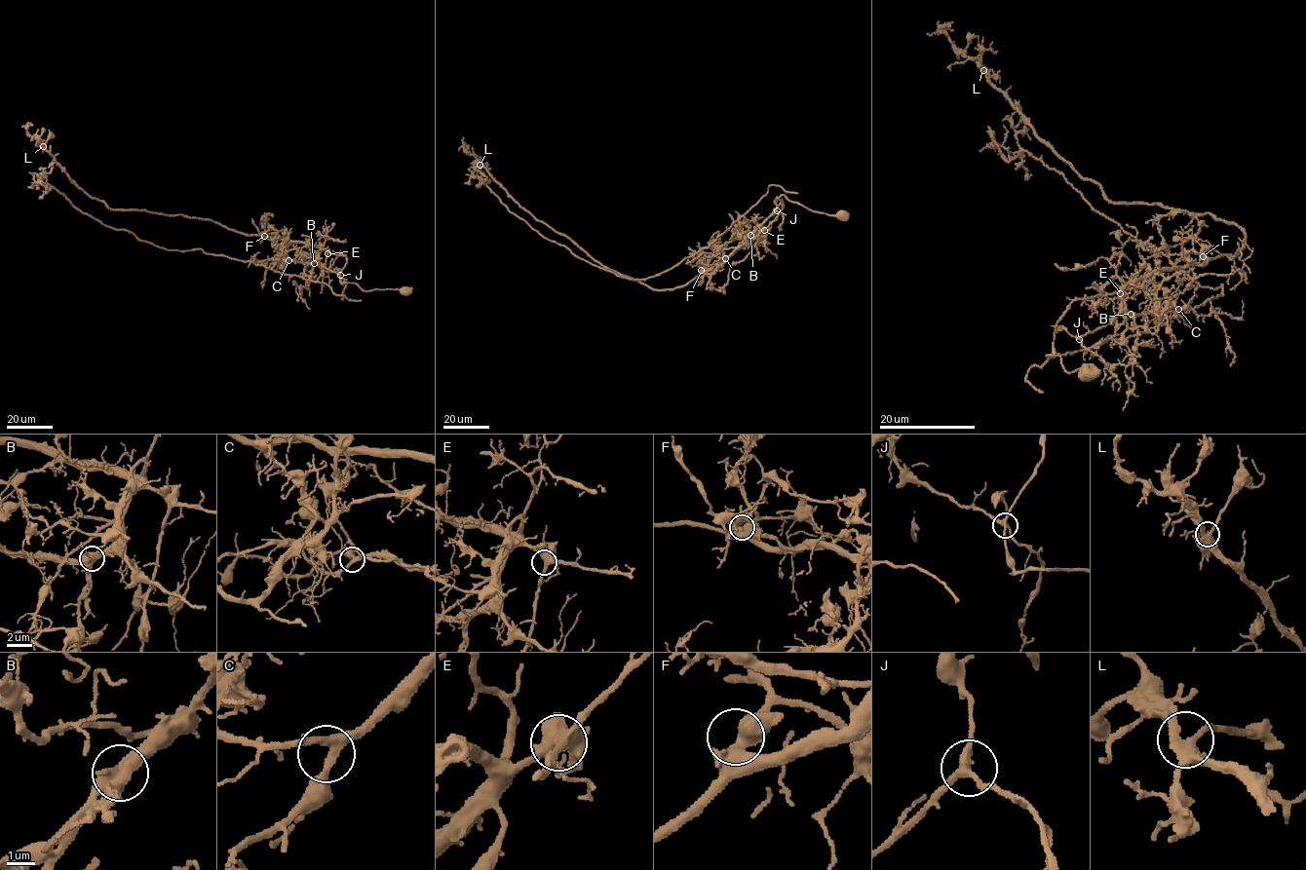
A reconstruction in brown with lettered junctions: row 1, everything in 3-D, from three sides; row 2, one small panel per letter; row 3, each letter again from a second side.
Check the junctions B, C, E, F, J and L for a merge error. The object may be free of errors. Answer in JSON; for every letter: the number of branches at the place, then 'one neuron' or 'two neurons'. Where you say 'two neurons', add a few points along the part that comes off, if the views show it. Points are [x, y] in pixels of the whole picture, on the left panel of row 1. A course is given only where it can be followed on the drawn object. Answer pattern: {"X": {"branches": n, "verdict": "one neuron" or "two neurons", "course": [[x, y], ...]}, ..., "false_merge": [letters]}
{"B": {"branches": 3, "verdict": "two neurons", "course": [[313, 263], [286, 253], [266, 267], [201, 249], [171, 250], [106, 226], [50, 185], [28, 187]]}, "C": {"branches": 3, "verdict": "one neuron"}, "E": {"branches": 4, "verdict": "one neuron"}, "F": {"branches": 3, "verdict": "one neuron"}, "J": {"branches": 3, "verdict": "one neuron"}, "L": {"branches": 3, "verdict": "one neuron"}, "false_merge": ["B"]}

